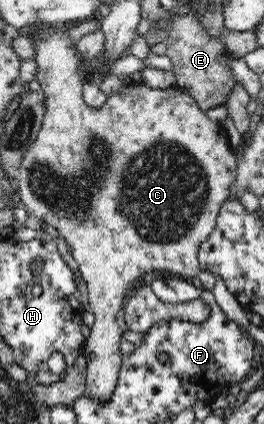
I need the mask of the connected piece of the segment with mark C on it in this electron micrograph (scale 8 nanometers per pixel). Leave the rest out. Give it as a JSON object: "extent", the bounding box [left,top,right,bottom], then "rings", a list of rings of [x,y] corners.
{"extent":[16,16,238,401],"rings":[[[99,16],[91,17],[84,20],[78,25],[68,26],[65,23],[42,23],[36,21],[28,26],[18,28],[21,34],[26,35],[30,39],[30,44],[34,49],[34,55],[31,60],[36,64],[36,72],[34,80],[40,84],[40,91],[43,92],[43,118],[41,127],[37,130],[36,140],[30,144],[22,162],[16,182],[18,183],[18,195],[20,196],[21,205],[28,211],[29,215],[38,219],[45,228],[54,231],[56,234],[64,238],[68,251],[72,255],[72,260],[78,265],[81,278],[84,280],[88,290],[88,302],[90,310],[94,315],[94,325],[88,337],[83,354],[87,360],[87,380],[84,393],[98,399],[98,401],[108,400],[112,394],[113,388],[116,386],[119,370],[121,369],[120,341],[122,329],[118,325],[118,313],[123,311],[123,305],[128,298],[128,290],[132,286],[141,284],[138,280],[149,280],[153,272],[168,272],[175,274],[177,278],[184,280],[196,281],[198,274],[201,272],[200,263],[198,262],[198,254],[200,246],[204,240],[212,234],[216,224],[216,216],[224,204],[224,200],[228,198],[232,183],[238,175],[237,158],[233,147],[228,143],[228,136],[221,122],[212,121],[199,107],[199,104],[193,97],[176,86],[168,88],[150,88],[144,84],[133,84],[131,87],[123,87],[118,89],[114,94],[107,96],[106,100],[98,108],[92,108],[83,97],[83,79],[85,77],[84,59],[79,56],[76,44],[81,36],[92,32],[94,29],[101,27]]]}

